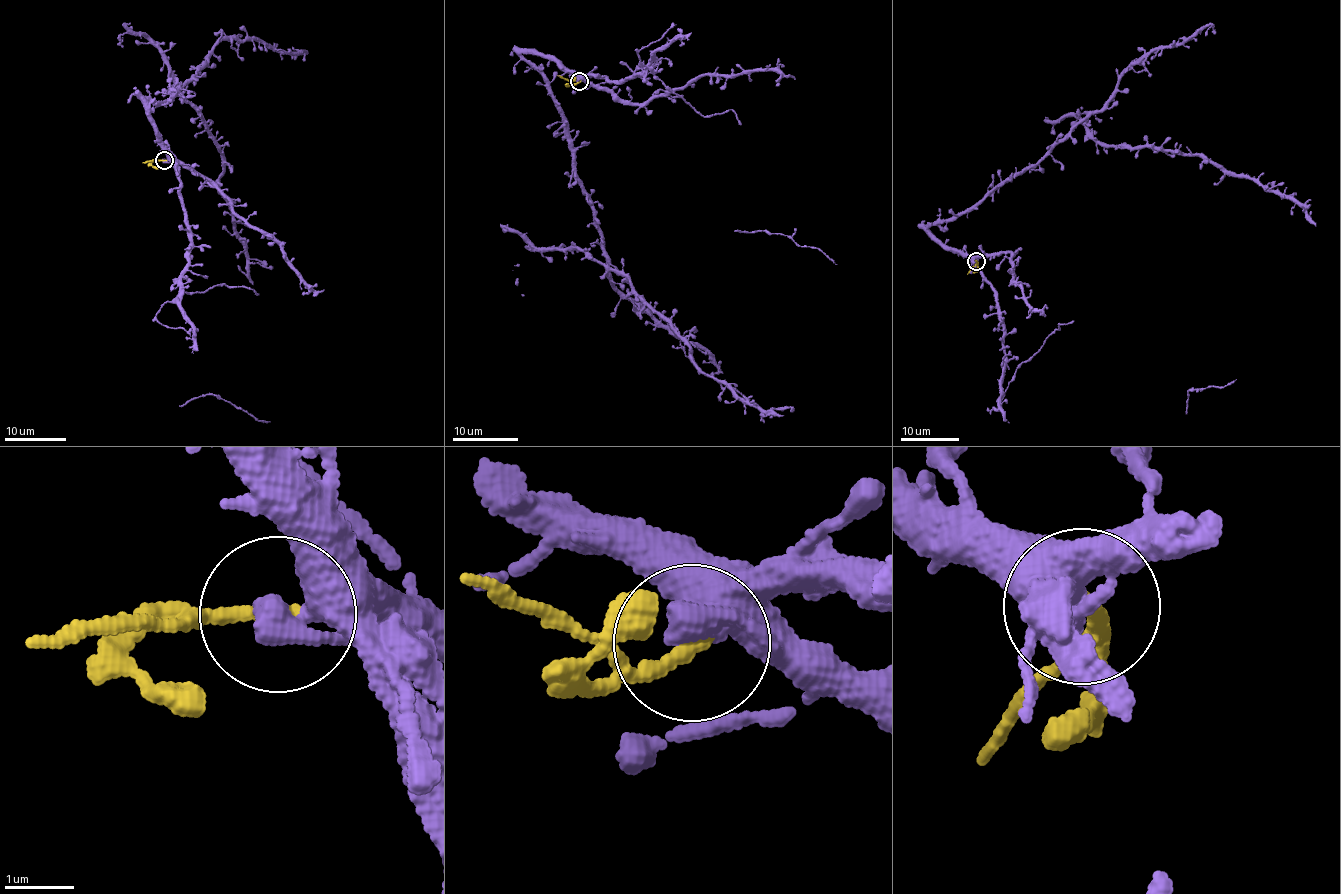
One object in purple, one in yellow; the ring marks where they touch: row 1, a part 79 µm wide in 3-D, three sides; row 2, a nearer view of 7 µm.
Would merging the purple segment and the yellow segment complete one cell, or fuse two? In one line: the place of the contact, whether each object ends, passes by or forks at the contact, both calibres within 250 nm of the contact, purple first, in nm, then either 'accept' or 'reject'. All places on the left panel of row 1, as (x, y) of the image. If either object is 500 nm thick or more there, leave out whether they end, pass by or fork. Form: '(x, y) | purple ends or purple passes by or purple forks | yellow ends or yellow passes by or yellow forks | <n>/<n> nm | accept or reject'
(164, 160) | 550/220 nm | reject

